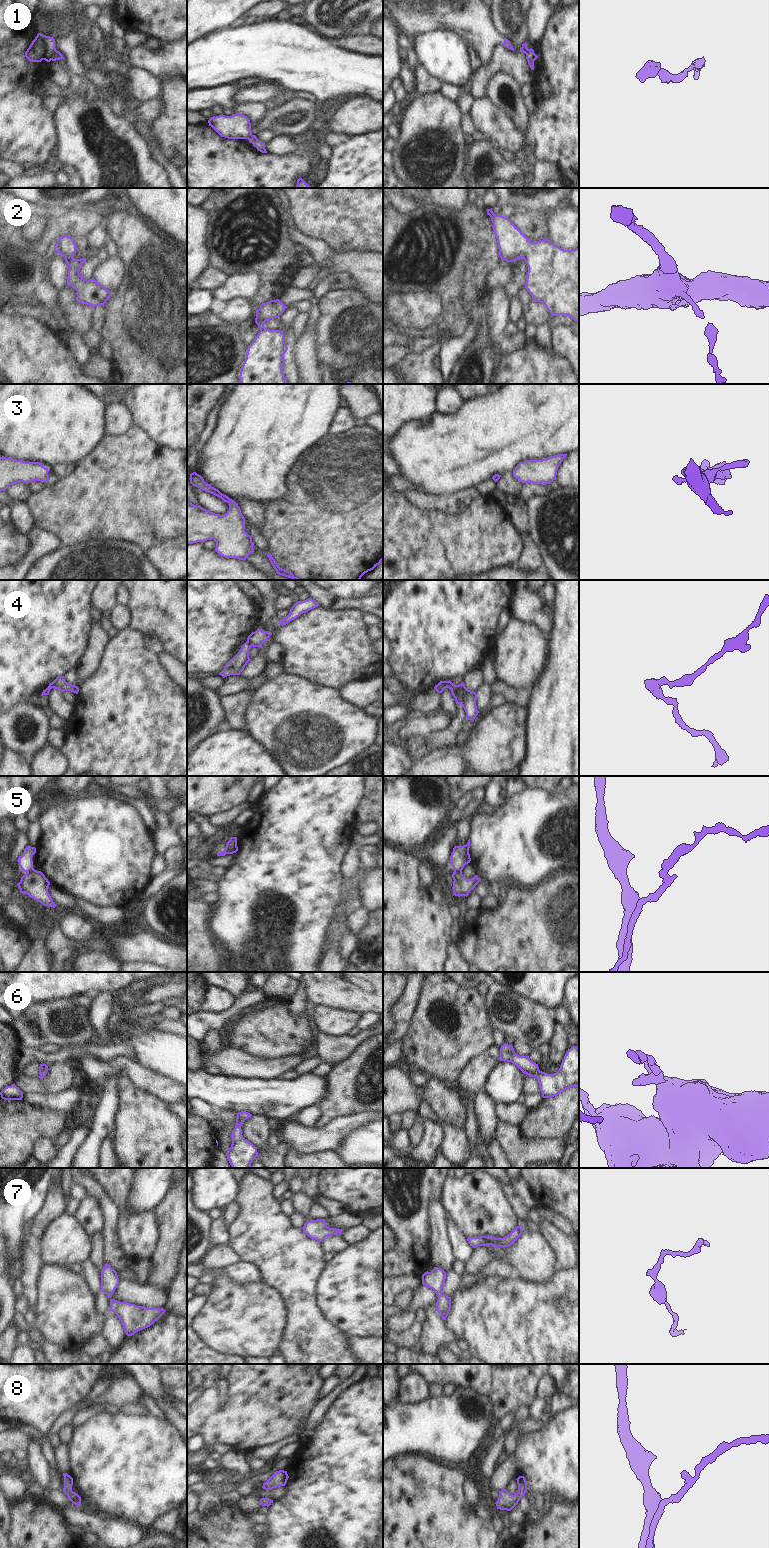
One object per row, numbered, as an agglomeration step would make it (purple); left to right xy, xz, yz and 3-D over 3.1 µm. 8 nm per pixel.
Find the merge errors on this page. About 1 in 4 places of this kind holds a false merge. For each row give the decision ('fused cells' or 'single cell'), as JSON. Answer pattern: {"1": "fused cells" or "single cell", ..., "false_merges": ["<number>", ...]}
{"1": "fused cells", "2": "single cell", "3": "single cell", "4": "fused cells", "5": "fused cells", "6": "single cell", "7": "single cell", "8": "single cell", "false_merges": ["1", "4", "5"]}

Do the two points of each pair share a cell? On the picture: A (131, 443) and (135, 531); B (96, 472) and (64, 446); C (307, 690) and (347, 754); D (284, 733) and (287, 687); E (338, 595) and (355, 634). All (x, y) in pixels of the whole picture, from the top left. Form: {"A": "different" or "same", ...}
{"A": "same", "B": "different", "C": "same", "D": "same", "E": "different"}

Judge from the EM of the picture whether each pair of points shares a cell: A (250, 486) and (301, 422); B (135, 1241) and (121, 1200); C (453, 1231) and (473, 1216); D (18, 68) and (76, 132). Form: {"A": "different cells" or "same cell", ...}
{"A": "same cell", "B": "same cell", "C": "different cells", "D": "different cells"}

